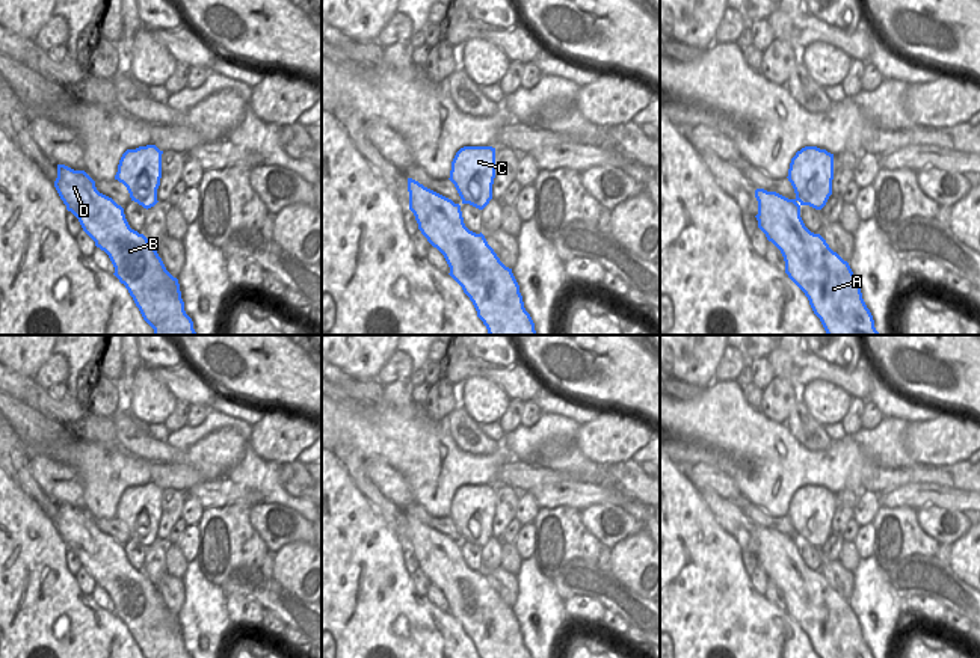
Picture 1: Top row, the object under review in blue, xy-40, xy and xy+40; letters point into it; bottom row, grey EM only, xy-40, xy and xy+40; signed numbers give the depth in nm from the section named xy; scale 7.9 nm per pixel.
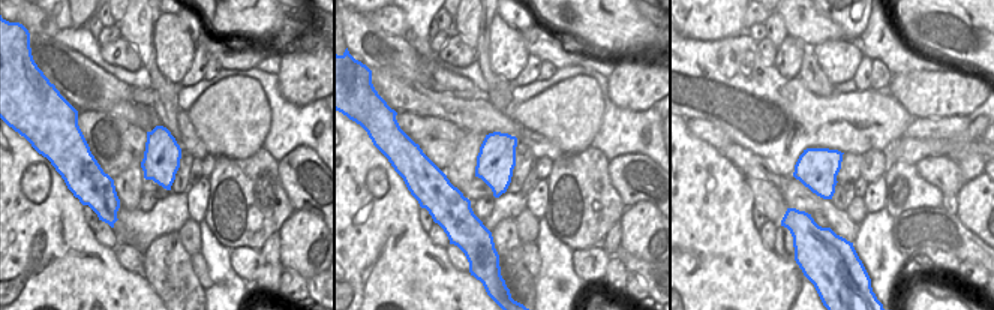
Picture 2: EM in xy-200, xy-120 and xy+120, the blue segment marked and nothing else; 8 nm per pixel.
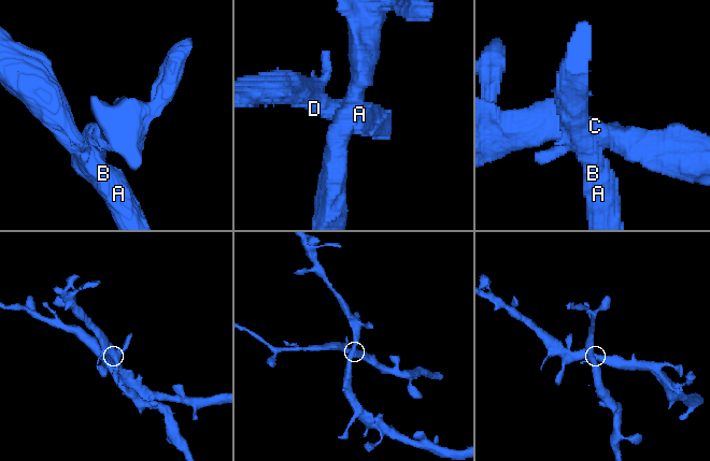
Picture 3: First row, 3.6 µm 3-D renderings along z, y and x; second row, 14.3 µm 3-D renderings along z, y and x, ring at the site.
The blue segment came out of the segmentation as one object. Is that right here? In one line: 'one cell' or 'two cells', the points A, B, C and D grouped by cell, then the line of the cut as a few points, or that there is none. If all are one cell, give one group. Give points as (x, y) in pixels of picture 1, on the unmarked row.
one cell | A B C D | no cut

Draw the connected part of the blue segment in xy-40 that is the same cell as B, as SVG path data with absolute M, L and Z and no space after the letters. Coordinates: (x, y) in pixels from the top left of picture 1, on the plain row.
M57 503L54 525L83 569L109 593L115 605L113 613L125 623L143 658L192 658L184 649L178 617L166 608L148 577L130 566L121 543L100 531L85 509L74 509L65 503Z

